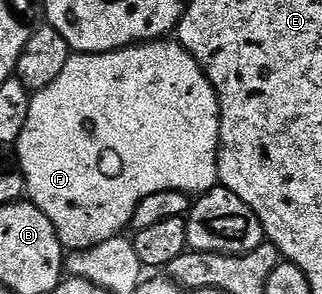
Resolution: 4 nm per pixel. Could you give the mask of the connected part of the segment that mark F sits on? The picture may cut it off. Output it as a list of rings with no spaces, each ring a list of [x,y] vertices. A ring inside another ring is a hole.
[[[171,38],[148,40],[145,44],[131,44],[116,52],[84,52],[73,54],[69,62],[65,62],[65,70],[57,82],[45,86],[45,90],[34,93],[29,106],[29,118],[25,118],[25,130],[21,130],[17,141],[19,148],[18,171],[23,173],[23,181],[27,184],[26,195],[30,203],[36,204],[53,222],[59,231],[59,240],[64,249],[76,250],[97,246],[107,239],[118,237],[130,225],[137,206],[145,198],[162,192],[186,192],[202,194],[210,192],[219,184],[219,99],[209,82],[209,78],[183,45]]]

